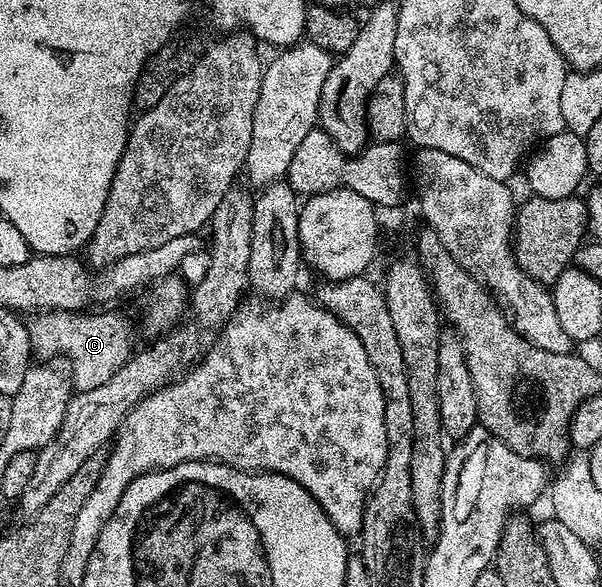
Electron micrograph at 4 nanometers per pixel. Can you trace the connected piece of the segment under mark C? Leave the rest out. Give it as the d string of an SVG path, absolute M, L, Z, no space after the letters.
M53 309L33 316L27 322L26 328L32 353L40 356L37 358L65 357L72 361L70 385L76 393L102 387L102 383L106 383L106 379L117 373L128 360L133 348L132 341L128 338L128 325L116 313L92 314L92 311Z

